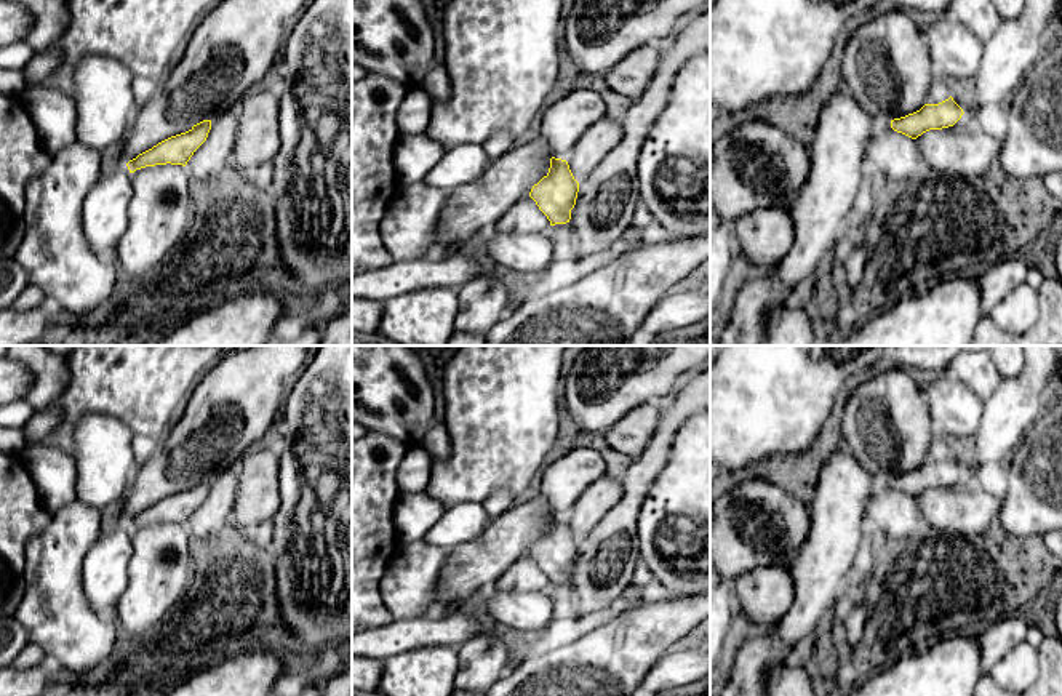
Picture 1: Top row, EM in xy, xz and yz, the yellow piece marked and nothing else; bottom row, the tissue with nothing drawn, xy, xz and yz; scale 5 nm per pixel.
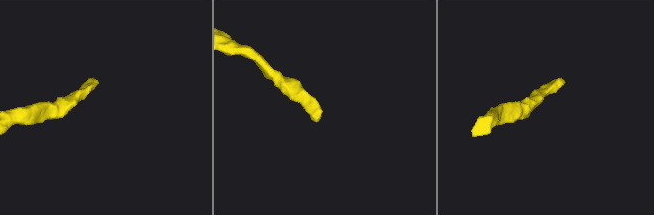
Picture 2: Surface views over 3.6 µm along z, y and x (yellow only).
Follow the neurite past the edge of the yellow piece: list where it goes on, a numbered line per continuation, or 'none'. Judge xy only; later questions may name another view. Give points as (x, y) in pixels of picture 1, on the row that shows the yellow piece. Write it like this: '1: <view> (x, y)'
none

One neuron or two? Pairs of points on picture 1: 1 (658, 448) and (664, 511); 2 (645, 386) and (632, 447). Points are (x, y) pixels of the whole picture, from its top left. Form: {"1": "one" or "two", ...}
{"1": "two", "2": "two"}

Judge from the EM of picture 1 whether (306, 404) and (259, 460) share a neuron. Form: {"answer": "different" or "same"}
{"answer": "different"}

